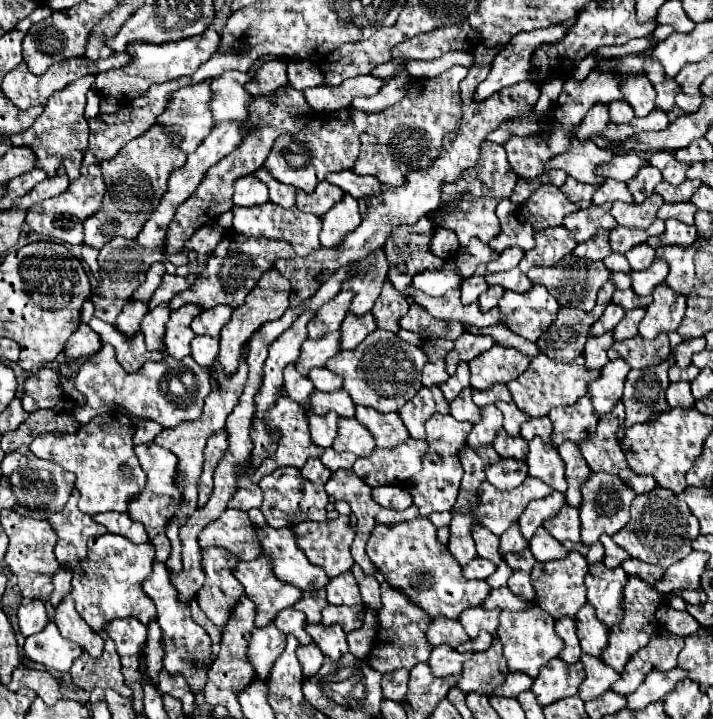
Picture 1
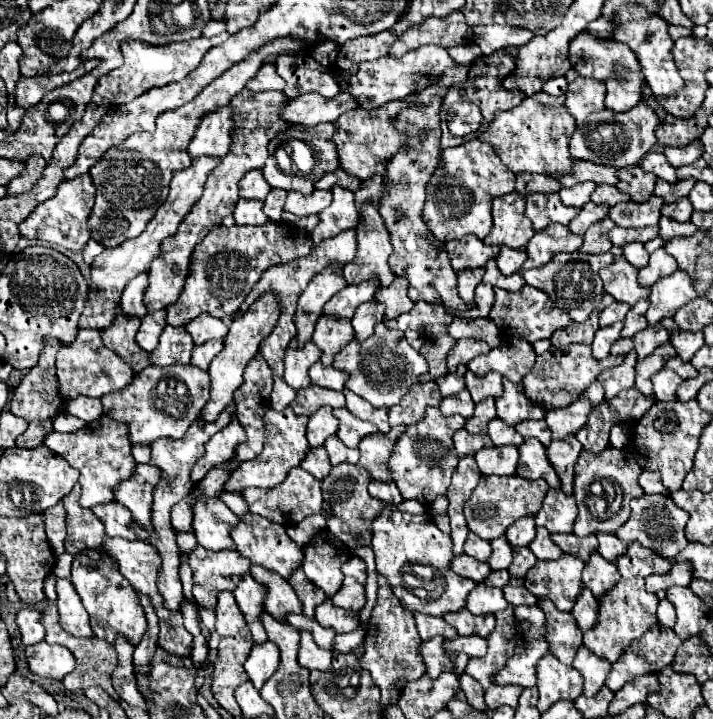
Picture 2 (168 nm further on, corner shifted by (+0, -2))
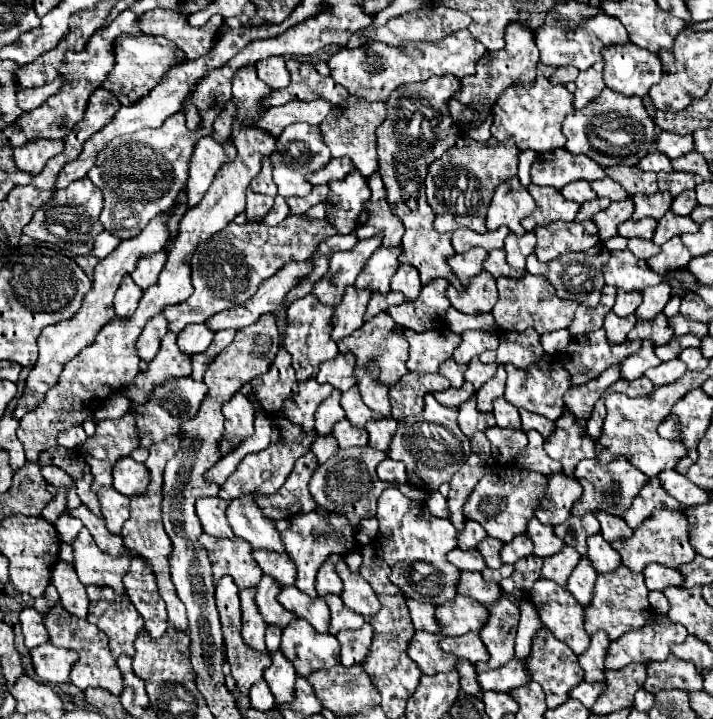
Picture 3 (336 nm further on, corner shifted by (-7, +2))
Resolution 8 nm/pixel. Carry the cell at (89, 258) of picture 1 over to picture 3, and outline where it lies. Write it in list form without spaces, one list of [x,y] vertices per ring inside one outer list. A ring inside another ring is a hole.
[[[101,232],[95,240],[95,248],[93,248],[93,256],[97,258],[105,258],[109,256],[117,246],[121,244],[121,240],[117,240],[117,236],[109,234],[109,232]]]

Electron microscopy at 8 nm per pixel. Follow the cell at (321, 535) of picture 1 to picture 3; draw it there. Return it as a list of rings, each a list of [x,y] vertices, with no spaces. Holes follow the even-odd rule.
[[[333,554],[317,572],[317,580],[315,580],[315,588],[317,590],[329,590],[329,592],[319,592],[319,596],[327,596],[327,594],[341,594],[343,592],[343,584],[341,578],[335,572],[335,562],[339,560],[339,554]]]

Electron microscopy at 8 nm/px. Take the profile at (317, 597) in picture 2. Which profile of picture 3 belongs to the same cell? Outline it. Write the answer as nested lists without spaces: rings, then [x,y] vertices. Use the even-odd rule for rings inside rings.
[[[317,506],[313,512],[289,516],[289,528],[281,532],[281,540],[285,544],[287,554],[293,558],[293,562],[297,566],[295,586],[309,596],[317,596],[317,592],[315,592],[317,570],[331,554],[347,554],[349,546],[351,548],[355,546],[355,528],[353,528],[353,524],[349,524],[349,520],[345,520],[345,516]]]

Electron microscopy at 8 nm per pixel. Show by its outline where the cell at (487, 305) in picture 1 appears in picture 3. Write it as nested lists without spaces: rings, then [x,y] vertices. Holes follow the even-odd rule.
[[[483,270],[481,274],[473,276],[473,280],[469,280],[469,286],[463,286],[463,290],[457,290],[449,284],[445,296],[449,298],[451,306],[459,312],[465,312],[465,314],[489,312],[497,302],[495,278]]]

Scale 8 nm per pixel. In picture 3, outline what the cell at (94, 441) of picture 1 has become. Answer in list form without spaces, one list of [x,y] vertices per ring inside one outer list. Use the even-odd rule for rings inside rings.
[[[129,412],[123,418],[97,424],[95,436],[79,448],[85,462],[91,466],[91,488],[97,492],[101,486],[111,486],[111,470],[115,460],[121,456],[129,456],[135,448],[139,448],[139,432],[135,426],[135,418]]]

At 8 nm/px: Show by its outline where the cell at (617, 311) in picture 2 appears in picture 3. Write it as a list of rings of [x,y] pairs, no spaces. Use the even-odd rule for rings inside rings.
[[[617,290],[617,300],[615,300],[615,306],[613,306],[613,312],[617,316],[629,316],[629,314],[635,314],[639,304],[641,304],[641,292]]]

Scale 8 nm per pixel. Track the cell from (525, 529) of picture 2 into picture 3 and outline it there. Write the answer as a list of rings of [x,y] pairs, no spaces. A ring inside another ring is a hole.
[[[521,534],[501,548],[501,562],[515,564],[517,560],[529,556],[531,552],[533,552],[533,542],[525,534]]]

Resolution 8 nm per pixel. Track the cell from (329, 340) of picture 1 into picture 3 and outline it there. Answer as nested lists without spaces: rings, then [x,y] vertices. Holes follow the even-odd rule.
[[[355,286],[345,288],[345,296],[341,298],[341,304],[335,308],[333,340],[351,336],[357,328],[363,326],[365,322],[363,314],[365,314],[369,296],[371,296],[369,290],[357,290]]]

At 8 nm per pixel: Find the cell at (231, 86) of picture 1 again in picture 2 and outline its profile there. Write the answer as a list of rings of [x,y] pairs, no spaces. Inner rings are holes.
[[[230,106],[218,108],[218,112],[210,112],[210,116],[202,118],[188,152],[192,158],[198,156],[226,156],[230,146],[230,128],[234,126],[234,112]]]

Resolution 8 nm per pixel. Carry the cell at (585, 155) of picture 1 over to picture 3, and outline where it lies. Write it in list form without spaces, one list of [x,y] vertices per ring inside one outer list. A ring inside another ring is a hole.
[[[537,70],[537,80],[531,88],[525,88],[521,84],[513,84],[513,88],[507,88],[499,98],[497,104],[493,104],[493,116],[495,122],[491,126],[491,134],[497,140],[513,138],[519,150],[535,150],[535,152],[549,152],[555,148],[565,146],[565,136],[561,132],[561,122],[567,114],[573,114],[573,94],[559,84],[549,84],[549,80],[543,76],[541,70]]]

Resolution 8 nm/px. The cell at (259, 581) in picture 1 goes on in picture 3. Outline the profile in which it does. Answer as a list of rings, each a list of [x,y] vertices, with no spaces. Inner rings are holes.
[[[245,588],[241,590],[241,636],[249,648],[257,652],[265,652],[265,628],[267,624],[263,622],[257,604],[255,604],[255,588]]]

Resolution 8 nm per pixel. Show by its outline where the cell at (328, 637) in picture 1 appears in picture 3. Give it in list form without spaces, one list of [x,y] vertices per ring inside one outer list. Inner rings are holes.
[[[289,586],[289,588],[281,588],[277,600],[285,610],[293,612],[297,618],[307,620],[317,632],[327,632],[329,606],[321,596],[311,598],[311,596],[305,596],[305,592],[297,590],[295,586]]]

